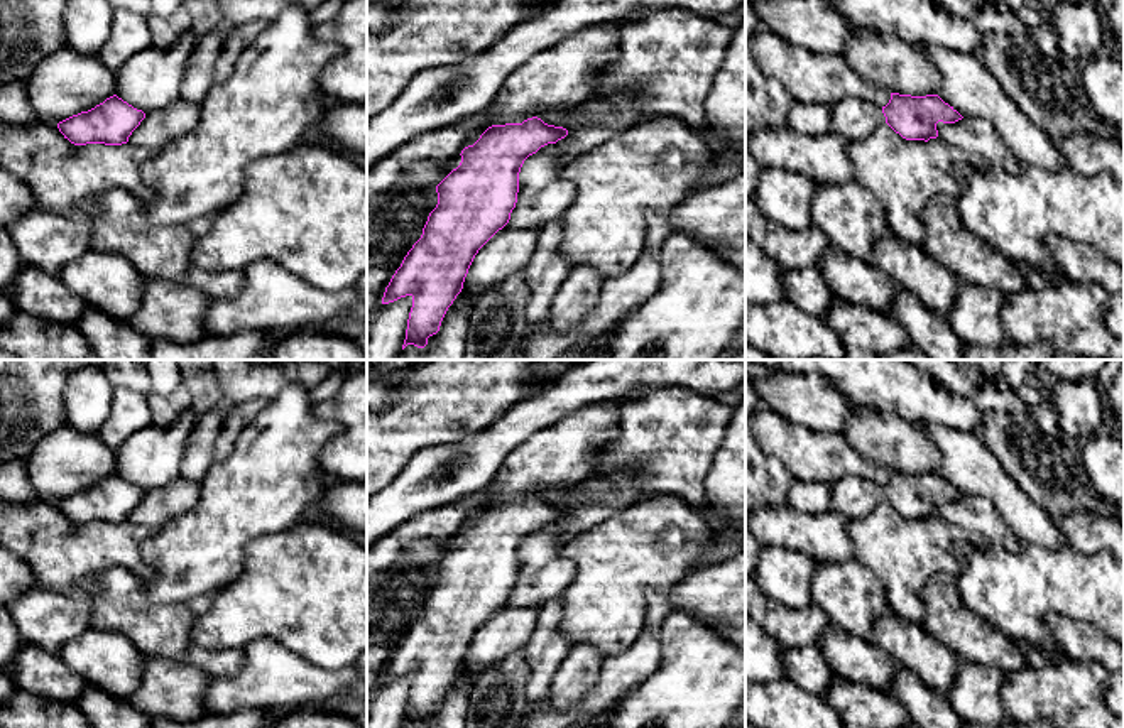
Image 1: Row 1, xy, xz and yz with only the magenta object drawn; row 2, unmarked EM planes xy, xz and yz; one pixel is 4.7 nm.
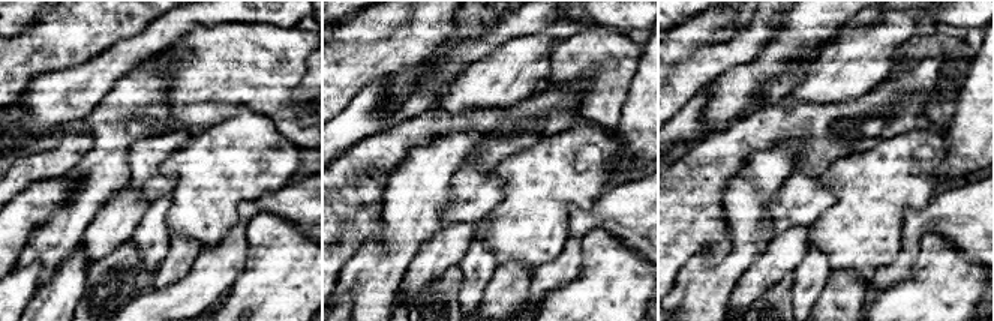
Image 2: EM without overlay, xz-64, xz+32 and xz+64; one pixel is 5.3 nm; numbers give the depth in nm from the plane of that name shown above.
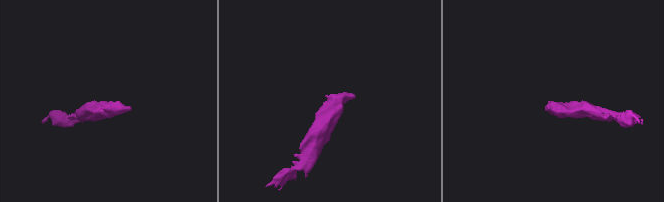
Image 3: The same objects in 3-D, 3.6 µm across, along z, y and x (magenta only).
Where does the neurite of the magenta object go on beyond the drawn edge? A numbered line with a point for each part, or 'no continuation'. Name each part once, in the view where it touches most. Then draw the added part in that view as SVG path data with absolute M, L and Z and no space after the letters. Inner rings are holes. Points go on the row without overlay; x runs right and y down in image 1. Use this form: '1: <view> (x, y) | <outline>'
1: yz (852, 497) | M847 475L833 483L830 510L838 512L850 522L864 517L882 502L886 502L882 485Z

